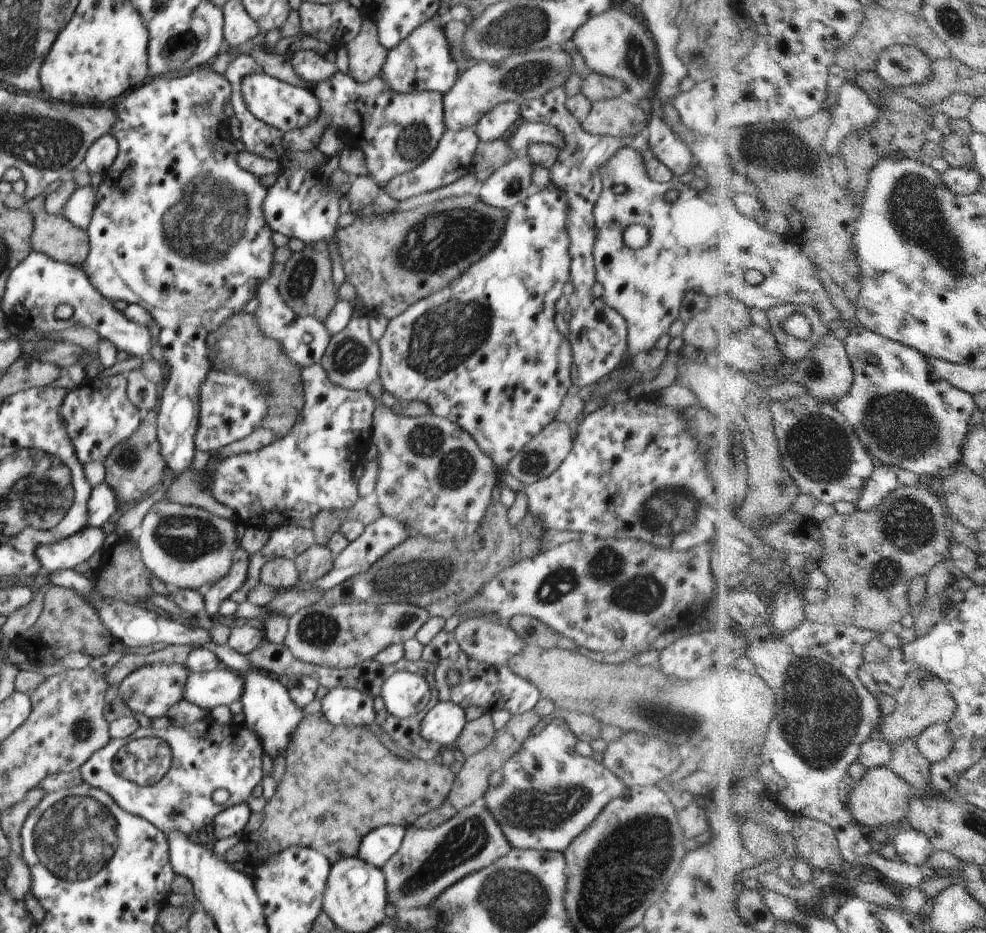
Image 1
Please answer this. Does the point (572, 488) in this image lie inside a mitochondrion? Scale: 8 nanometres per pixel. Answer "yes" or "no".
no

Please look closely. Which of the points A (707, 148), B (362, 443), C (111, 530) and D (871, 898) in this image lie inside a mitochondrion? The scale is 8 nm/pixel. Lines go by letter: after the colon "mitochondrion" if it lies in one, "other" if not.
A: other
B: other
C: other
D: other

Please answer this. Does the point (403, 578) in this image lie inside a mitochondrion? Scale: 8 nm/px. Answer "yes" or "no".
yes

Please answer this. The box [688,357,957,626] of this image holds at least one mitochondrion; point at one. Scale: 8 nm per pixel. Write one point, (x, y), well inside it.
(899, 423)

